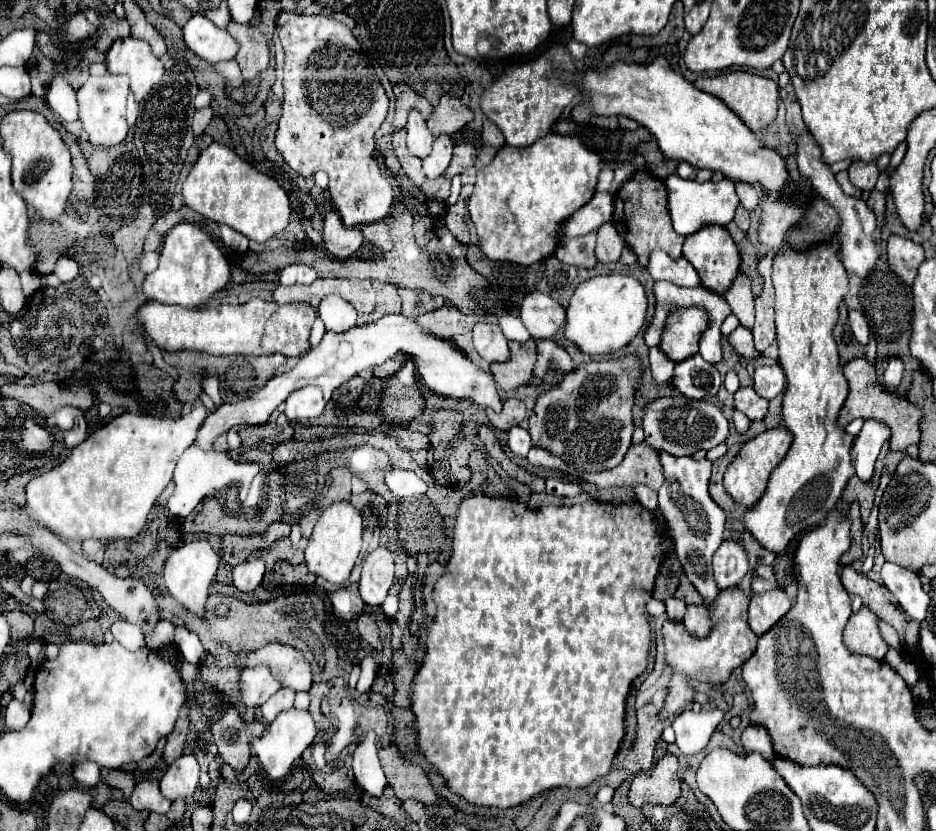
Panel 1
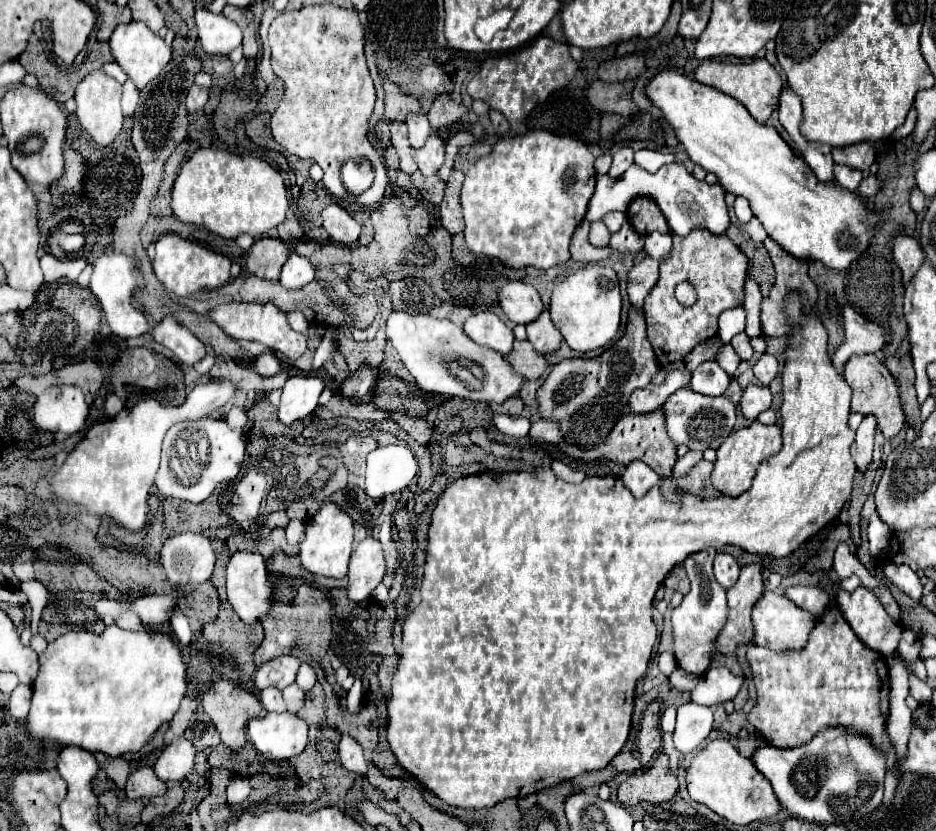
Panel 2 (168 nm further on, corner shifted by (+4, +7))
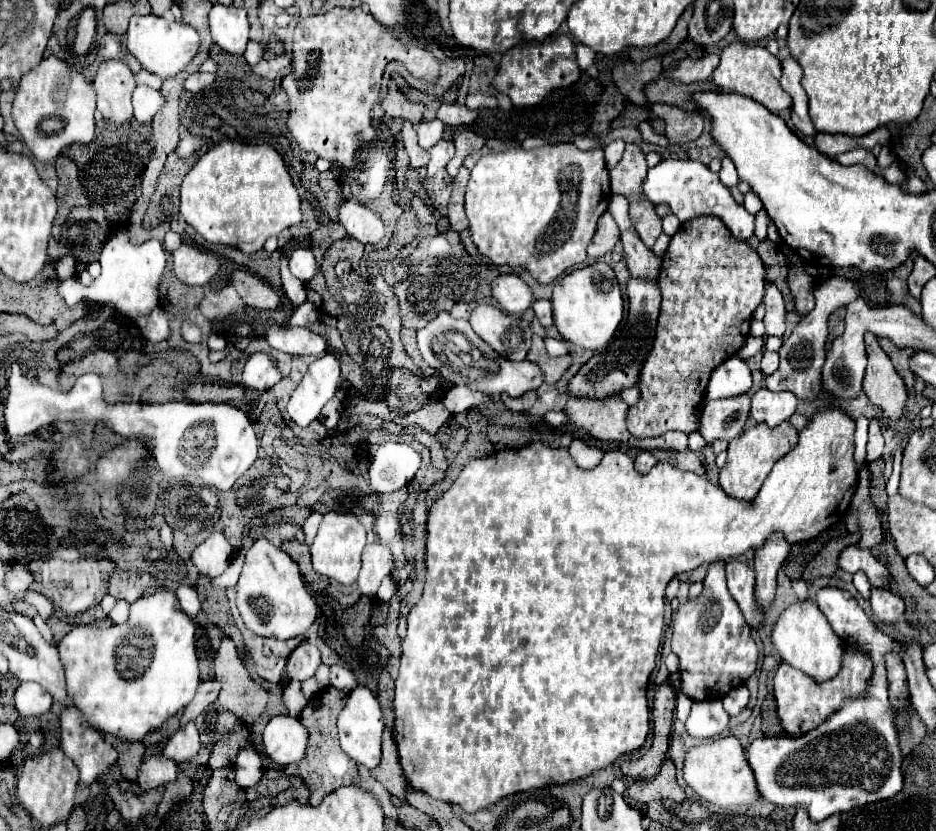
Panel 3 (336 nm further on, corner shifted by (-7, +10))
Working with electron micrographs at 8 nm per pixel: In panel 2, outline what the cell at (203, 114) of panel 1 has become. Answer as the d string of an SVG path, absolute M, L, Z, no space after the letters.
M192 86L188 96L186 96L186 108L188 112L196 112L196 110L202 110L204 104L208 102L208 90L202 88L202 86Z

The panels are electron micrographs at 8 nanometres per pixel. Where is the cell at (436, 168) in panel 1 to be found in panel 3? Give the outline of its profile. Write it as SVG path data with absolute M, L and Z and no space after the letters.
M439 141L437 145L433 145L431 149L429 149L429 153L431 153L431 159L429 159L429 163L427 163L427 173L429 175L435 175L437 171L441 171L441 169L445 169L445 165L453 159L453 155L455 155L455 145L451 143L451 141Z

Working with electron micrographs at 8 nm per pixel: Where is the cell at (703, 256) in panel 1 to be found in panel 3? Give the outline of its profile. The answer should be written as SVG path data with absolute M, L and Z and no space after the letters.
M697 217L683 223L671 237L659 271L659 287L663 301L655 341L637 381L641 397L635 405L629 405L627 411L627 429L635 437L657 437L671 429L693 433L701 427L697 409L703 405L711 371L721 365L721 361L733 357L749 337L751 315L765 293L765 265L757 251L737 241L719 217Z

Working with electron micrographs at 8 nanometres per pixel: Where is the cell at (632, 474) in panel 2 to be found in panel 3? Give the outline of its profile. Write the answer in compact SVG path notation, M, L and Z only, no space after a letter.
M641 451L641 453L635 457L635 469L637 469L639 473L647 473L655 463L657 463L657 459L655 459L655 455L649 453L649 451Z

